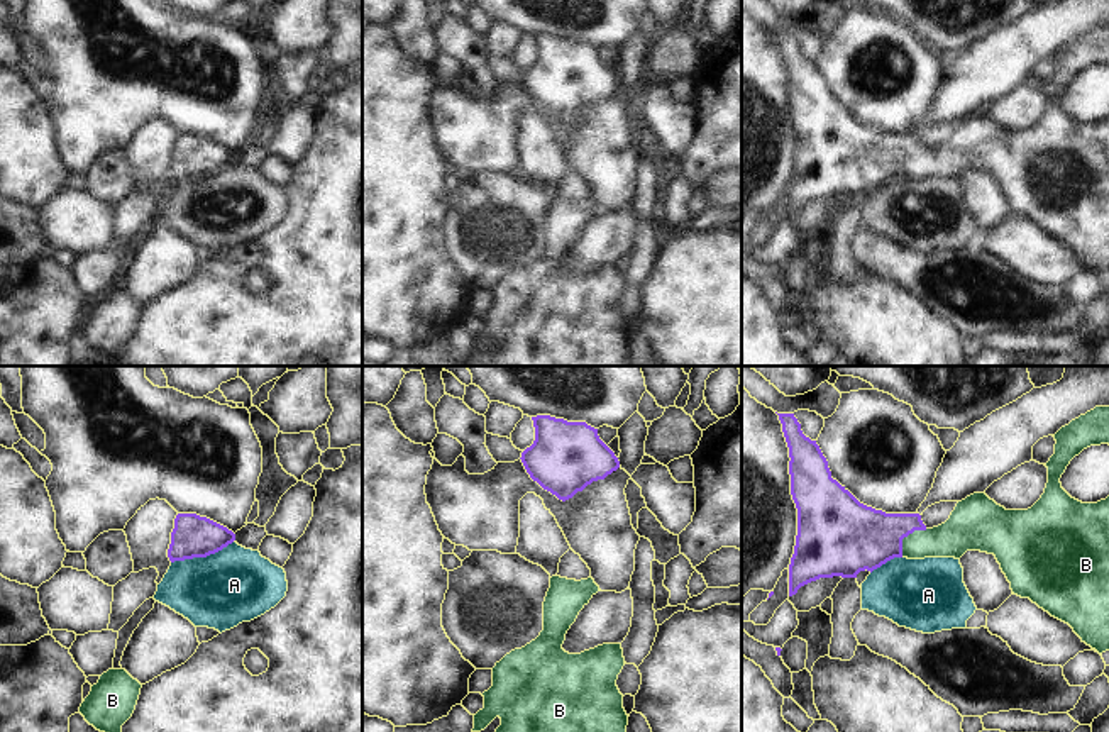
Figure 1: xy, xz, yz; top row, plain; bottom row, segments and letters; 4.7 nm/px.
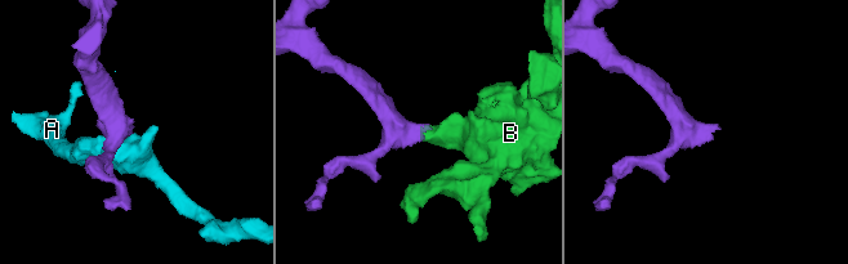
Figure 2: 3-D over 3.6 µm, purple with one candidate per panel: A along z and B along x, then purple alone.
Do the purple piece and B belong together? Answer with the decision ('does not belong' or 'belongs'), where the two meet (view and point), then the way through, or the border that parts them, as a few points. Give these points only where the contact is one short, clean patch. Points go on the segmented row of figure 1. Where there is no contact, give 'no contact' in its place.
belongs; meets purple in yz at (906, 536); runs through yz (854, 537), (906, 536), (954, 537), (959, 534)

